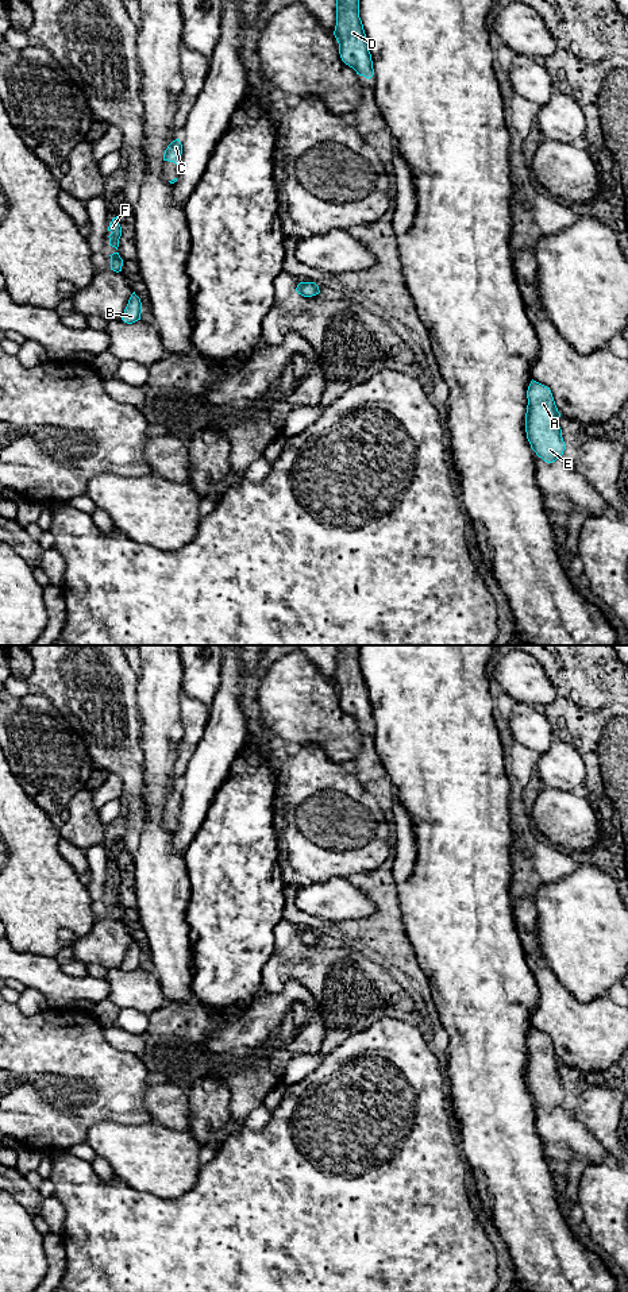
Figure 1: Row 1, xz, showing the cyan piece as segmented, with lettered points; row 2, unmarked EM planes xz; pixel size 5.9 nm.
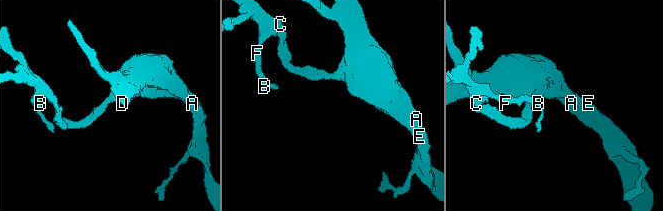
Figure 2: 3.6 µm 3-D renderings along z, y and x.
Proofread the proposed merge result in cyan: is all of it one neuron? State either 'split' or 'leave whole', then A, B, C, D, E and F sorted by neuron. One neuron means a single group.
leave whole; A B C D E F

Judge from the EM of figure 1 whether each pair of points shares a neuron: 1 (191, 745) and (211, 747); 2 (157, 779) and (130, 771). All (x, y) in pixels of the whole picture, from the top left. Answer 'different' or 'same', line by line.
1: different
2: different

